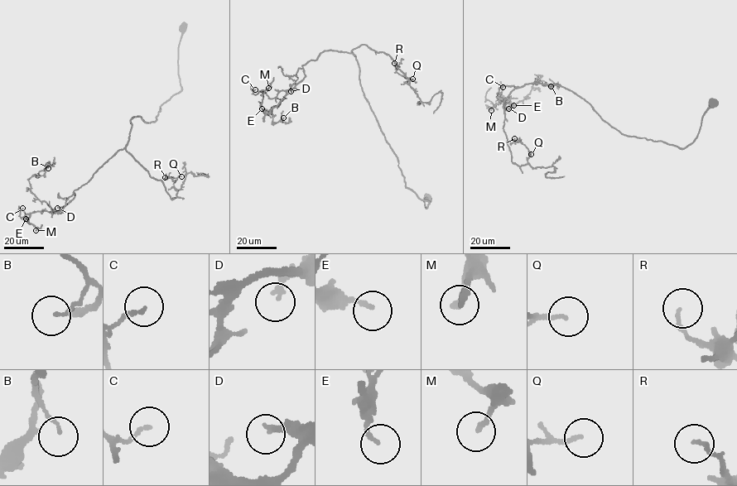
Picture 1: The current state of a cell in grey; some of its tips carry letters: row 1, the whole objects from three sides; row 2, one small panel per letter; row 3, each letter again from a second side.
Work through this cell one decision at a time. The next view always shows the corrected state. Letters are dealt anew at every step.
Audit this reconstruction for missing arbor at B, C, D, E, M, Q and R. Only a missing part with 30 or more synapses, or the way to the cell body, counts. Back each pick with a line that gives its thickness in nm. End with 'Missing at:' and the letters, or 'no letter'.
Missing at: no letter

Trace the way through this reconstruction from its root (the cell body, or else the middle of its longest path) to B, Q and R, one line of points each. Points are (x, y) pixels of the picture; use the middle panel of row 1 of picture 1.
B: (427, 198), (426, 209), (406, 187), (354, 55), (302, 65), (262, 110), (283, 117)
Q: (427, 198), (426, 209), (429, 202), (406, 187), (351, 50), (363, 45), (384, 52), (406, 83), (412, 79)
R: (427, 198), (426, 209), (429, 202), (406, 187), (351, 51), (363, 45), (387, 54), (409, 84), (394, 63)

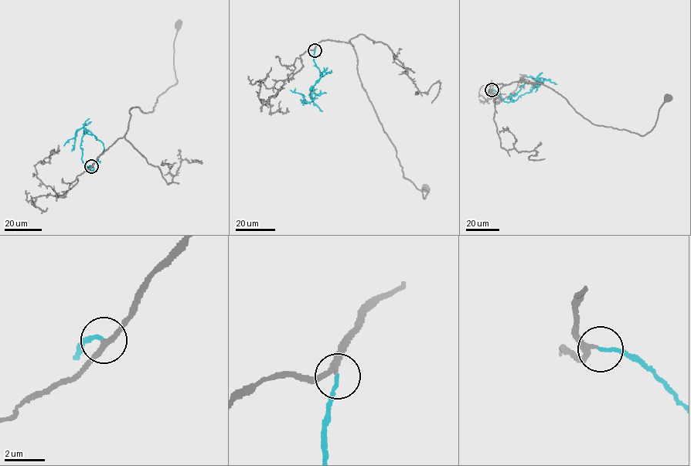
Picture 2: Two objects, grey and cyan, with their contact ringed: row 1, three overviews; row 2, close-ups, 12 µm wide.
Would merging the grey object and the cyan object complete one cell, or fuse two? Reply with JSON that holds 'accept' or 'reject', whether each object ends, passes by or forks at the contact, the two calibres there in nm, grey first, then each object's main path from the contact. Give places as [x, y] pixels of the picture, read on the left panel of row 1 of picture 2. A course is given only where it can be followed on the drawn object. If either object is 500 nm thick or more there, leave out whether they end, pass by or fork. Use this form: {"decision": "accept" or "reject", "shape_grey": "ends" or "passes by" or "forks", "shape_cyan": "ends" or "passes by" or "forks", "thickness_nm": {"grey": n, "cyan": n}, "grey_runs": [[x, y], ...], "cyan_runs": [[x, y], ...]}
{"decision": "accept", "shape_grey": "passes by", "shape_cyan": "ends", "thickness_nm": {"grey": 240, "cyan": 170}, "grey_runs": [[91, 166], [123, 137], [131, 107], [152, 112], [160, 96], [176, 83], [173, 43], [178, 25]], "cyan_runs": [[91, 166], [88, 168], [92, 171], [93, 167], [86, 166], [81, 158], [83, 127], [76, 131], [71, 151]]}

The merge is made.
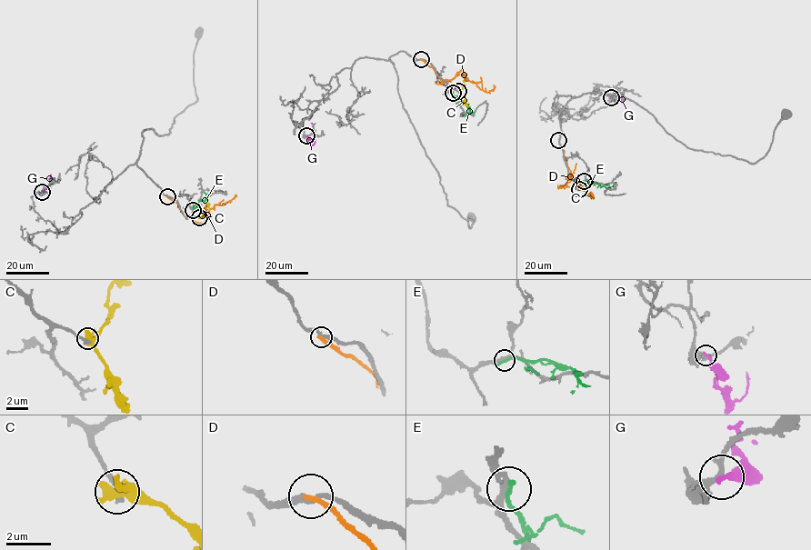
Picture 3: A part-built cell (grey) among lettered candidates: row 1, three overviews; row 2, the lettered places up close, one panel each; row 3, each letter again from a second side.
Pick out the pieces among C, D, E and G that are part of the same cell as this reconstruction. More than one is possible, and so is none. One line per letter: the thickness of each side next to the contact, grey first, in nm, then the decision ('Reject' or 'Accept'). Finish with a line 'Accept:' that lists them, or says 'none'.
C: Thickness 240 nm (grey) against 480 nm. Reject
D: Thickness 200 nm (grey) against 220 nm. Reject
E: Thickness 200 nm (grey) against 240 nm. Reject
G: Thickness 320 nm (grey) against 240 nm. Reject
Accept: none

